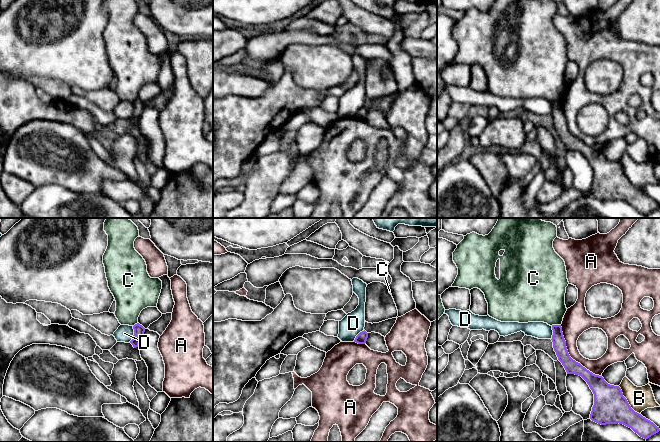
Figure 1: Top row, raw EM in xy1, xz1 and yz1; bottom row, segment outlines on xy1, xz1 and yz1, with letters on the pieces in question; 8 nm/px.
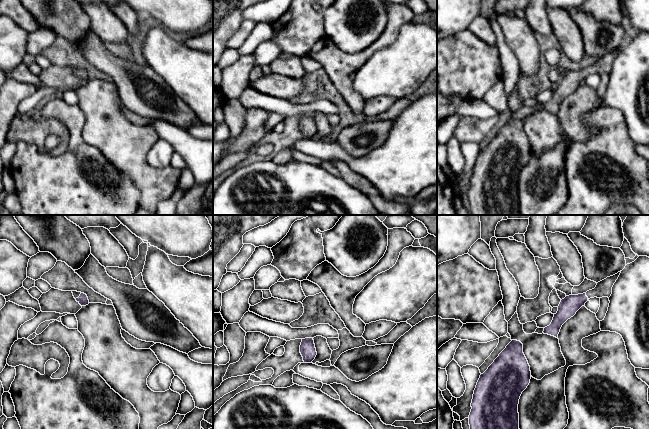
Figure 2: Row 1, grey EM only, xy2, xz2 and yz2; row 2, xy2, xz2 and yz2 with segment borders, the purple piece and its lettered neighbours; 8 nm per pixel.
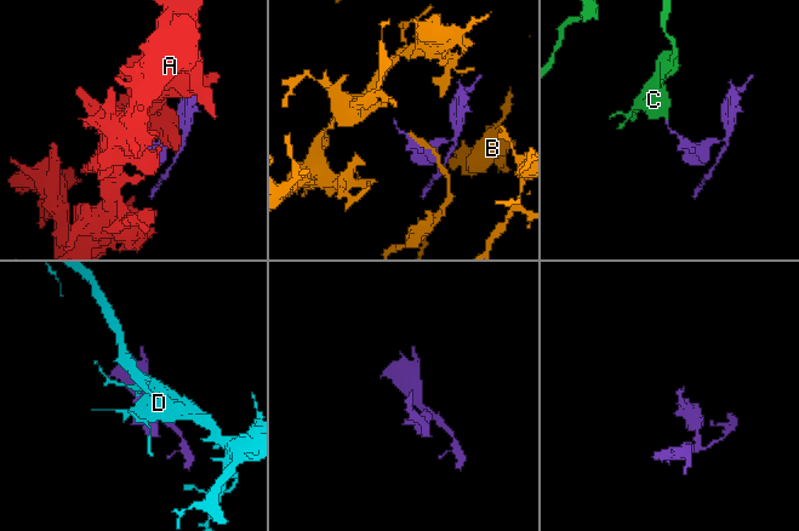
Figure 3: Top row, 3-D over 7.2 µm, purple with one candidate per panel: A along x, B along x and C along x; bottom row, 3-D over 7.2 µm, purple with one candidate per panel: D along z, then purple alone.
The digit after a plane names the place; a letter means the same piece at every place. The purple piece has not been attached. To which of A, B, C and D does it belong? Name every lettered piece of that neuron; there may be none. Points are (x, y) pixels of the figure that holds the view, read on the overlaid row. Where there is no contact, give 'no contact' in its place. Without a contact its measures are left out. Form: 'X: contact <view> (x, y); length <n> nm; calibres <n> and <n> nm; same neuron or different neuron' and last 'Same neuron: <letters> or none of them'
A: contact yz1 (569, 356); length 550 nm; calibres 110 and 180 nm; different neuron
B: contact yz1 (627, 401); length 280 nm; calibres 280 and 190 nm; different neuron
C: contact yz1 (555, 325); length 80 nm; calibres 110 and 380 nm; different neuron
D: contact xy1 (134, 334); length 130 nm; calibres 90 and 140 nm; different neuron
Same neuron: none of them

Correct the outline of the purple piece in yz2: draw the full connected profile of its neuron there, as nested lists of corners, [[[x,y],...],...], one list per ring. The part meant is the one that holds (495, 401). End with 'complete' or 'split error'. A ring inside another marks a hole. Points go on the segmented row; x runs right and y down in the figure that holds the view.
[[[512,340],[480,375],[471,403],[470,429],[519,429],[519,399],[530,379],[523,344]]]; complete

